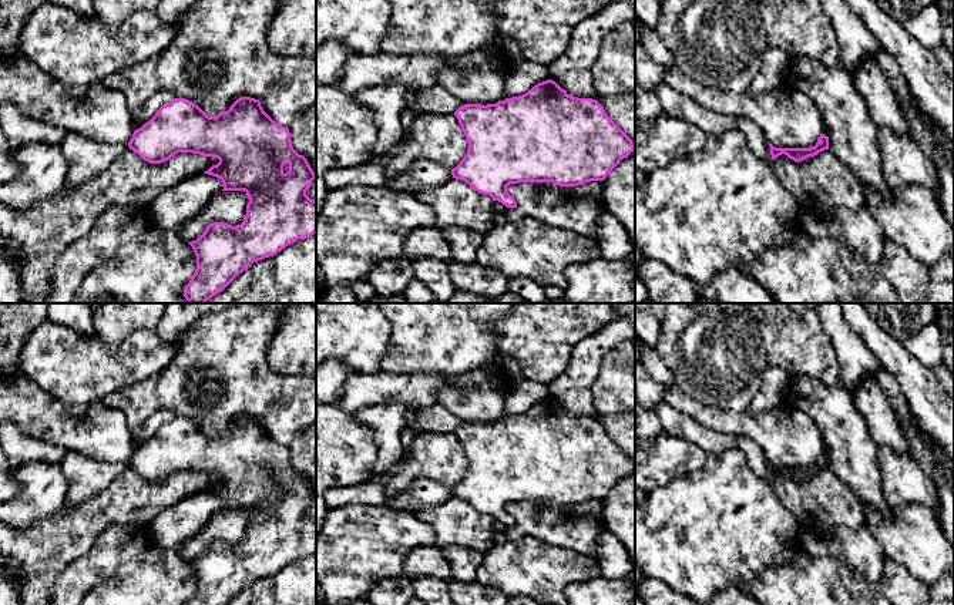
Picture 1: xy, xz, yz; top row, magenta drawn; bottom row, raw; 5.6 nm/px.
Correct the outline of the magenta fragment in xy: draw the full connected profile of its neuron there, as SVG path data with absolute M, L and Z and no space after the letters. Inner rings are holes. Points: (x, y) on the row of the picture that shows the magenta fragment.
M241 97L228 111L209 117L192 101L174 98L134 131L128 147L150 164L165 162L178 152L218 158L219 162L204 174L219 178L222 191L245 191L248 195L246 215L241 225L212 222L196 241L188 242L196 256L195 273L184 289L188 303L205 303L251 263L316 233L316 201L306 195L316 172L293 149L289 128L275 122L259 100Z

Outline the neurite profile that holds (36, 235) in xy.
M128 148L103 174L31 208L19 211L0 204L0 248L7 258L24 263L26 303L46 302L58 253L87 235L104 211L117 205L147 209L167 188L218 162L214 157L178 152L165 162L150 164Z

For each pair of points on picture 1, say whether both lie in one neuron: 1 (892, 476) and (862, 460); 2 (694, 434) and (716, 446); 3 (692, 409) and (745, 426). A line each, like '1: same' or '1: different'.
1: different
2: same
3: same

